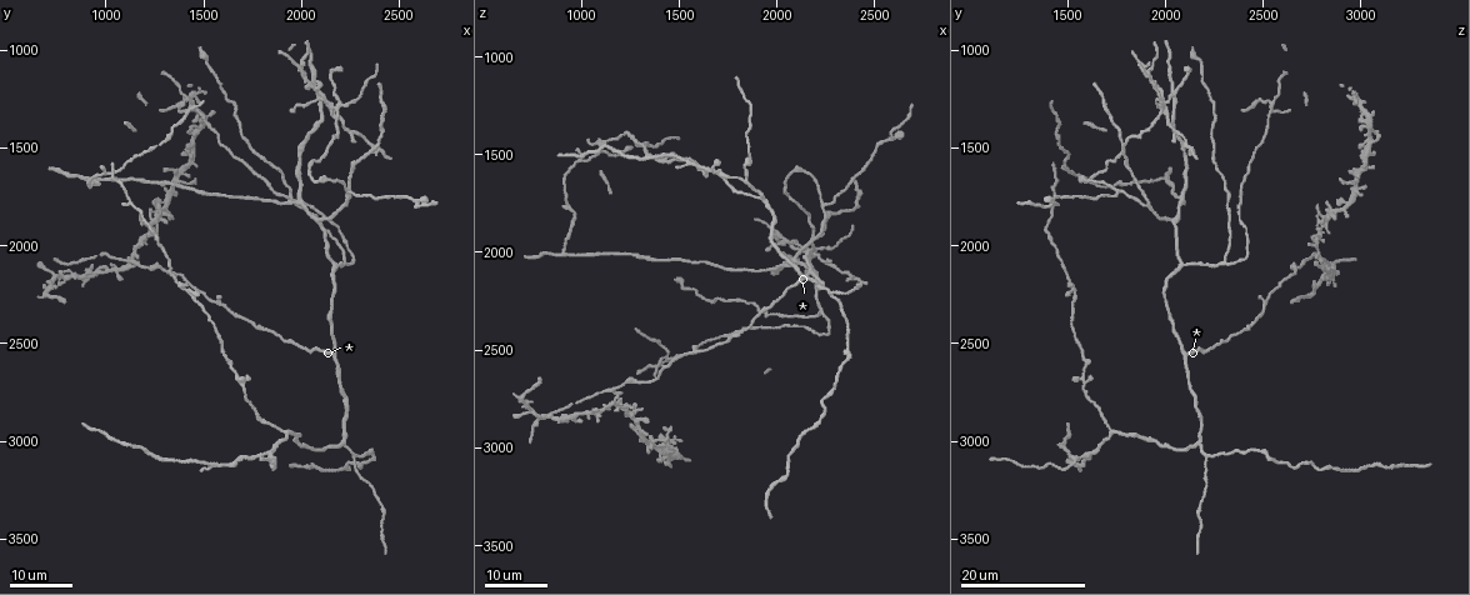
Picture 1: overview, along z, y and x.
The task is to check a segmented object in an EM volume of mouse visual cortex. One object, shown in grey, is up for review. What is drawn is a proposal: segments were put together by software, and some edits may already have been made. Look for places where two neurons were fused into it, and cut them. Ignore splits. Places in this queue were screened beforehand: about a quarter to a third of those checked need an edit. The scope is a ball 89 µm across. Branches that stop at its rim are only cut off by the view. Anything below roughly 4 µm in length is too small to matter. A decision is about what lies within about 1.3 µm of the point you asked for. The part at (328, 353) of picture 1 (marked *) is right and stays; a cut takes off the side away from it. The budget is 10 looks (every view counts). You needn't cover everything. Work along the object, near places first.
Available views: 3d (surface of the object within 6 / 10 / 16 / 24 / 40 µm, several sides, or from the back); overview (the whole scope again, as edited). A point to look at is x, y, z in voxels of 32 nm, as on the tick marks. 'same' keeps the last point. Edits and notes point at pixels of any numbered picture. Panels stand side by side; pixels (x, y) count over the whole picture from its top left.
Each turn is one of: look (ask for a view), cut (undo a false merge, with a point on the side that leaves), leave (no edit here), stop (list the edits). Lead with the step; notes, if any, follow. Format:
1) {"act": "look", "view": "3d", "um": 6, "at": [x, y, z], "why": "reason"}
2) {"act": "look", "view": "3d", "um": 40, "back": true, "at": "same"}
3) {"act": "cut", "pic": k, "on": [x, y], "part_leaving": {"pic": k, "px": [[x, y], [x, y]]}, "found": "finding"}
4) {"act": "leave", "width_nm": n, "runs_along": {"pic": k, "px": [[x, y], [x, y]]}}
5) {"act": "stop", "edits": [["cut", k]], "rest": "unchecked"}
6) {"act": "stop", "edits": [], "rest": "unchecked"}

{"act": "look", "view": "3d", "um": 24, "at": [2270, 3070, 2220], "why": "three-way junction"}

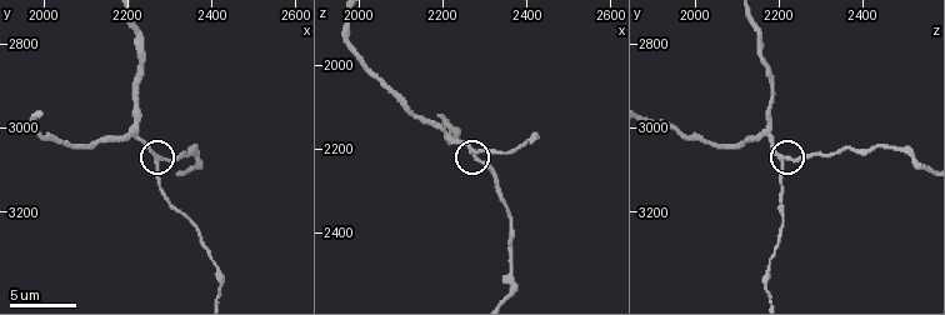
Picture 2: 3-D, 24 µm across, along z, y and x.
{"act": "look", "view": "3d", "um": 10, "at": [2275, 3080, 2210], "why": "closer look"}

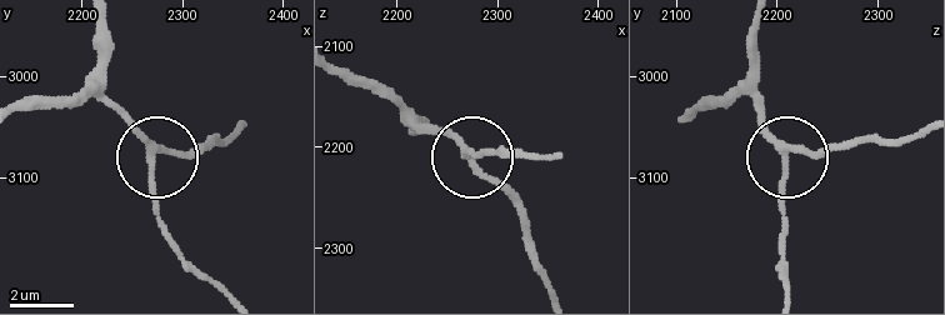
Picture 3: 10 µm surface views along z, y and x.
{"act": "look", "view": "3d", "um": 10, "back": true, "at": [2272, 3078, 2210], "why": "from behind"}

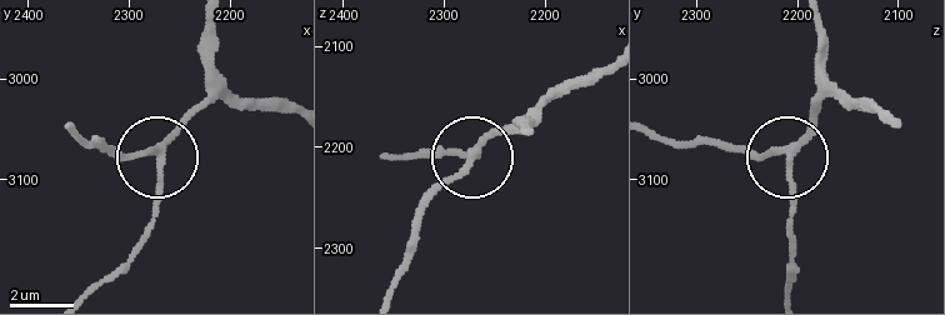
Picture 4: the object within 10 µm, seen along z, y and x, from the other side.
{"act": "leave", "runs_along": {"pic": 4, "px": [[818, 24], [818, 113], [785, 161], [793, 231]]}, "found": "continuous, no second neuron"}

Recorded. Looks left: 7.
{"act": "look", "view": "3d", "um": 24, "at": [2160, 2560, 2110], "why": "arms part here"}

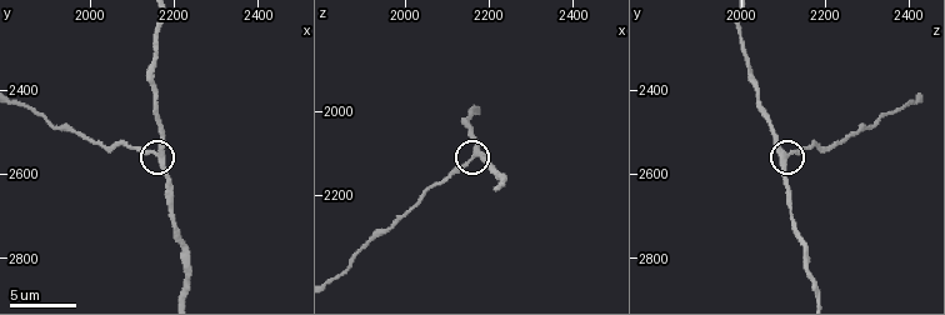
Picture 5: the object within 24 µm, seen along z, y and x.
{"act": "look", "view": "3d", "um": 6, "at": [2165, 2550, 2105], "why": "closer look"}

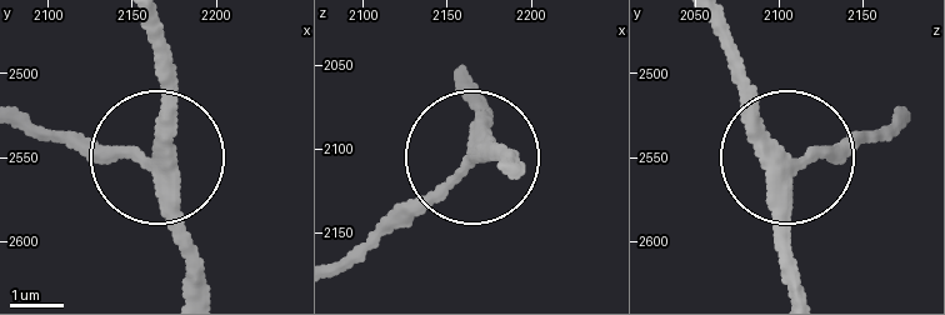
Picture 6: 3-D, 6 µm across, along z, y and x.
{"act": "leave", "arms": 3, "runs_along": {"pic": 6, "px": [[841, 150], [796, 164], [793, 294]]}, "found": "continuous, no second neuron"}

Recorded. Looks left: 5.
{"act": "look", "view": "3d", "um": 16, "at": [2240, 1720, 1760], "why": "side arm on a straight run"}

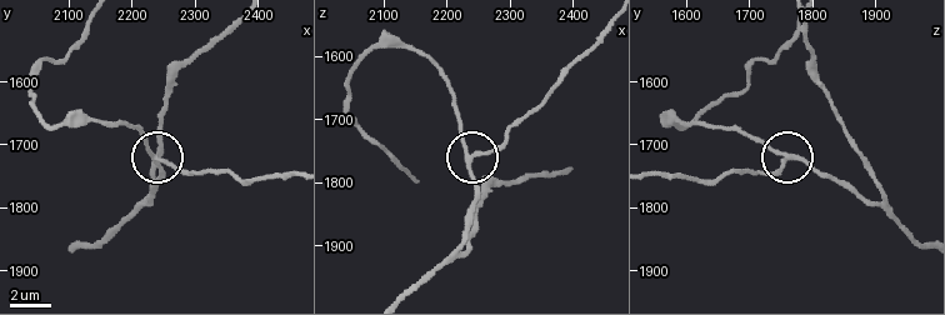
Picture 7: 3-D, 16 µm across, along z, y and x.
{"act": "look", "view": "3d", "um": 10, "at": [2230, 1720, 1760], "why": "closer look"}

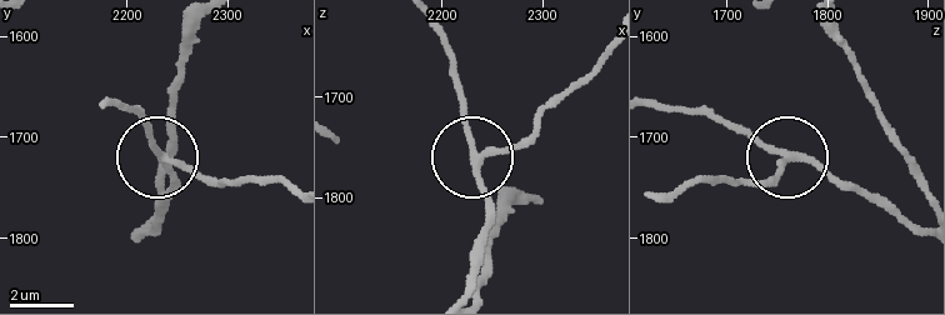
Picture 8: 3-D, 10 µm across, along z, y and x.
{"act": "leave", "side_arm_um": 25, "runs_along": {"pic": 8, "px": [[920, 226], [839, 189], [799, 159], [783, 159], [761, 180]]}, "found": "all the same neuron"}

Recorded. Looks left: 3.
{"act": "look", "view": "3d", "um": 24, "at": [2080, 1880, 2040], "why": "two arms in line, one across"}

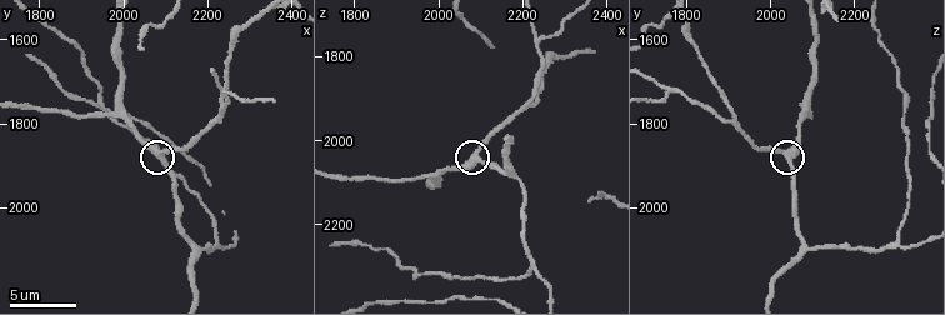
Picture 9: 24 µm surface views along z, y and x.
{"act": "look", "view": "3d", "um": 10, "at": [2090, 1865, 2030]}

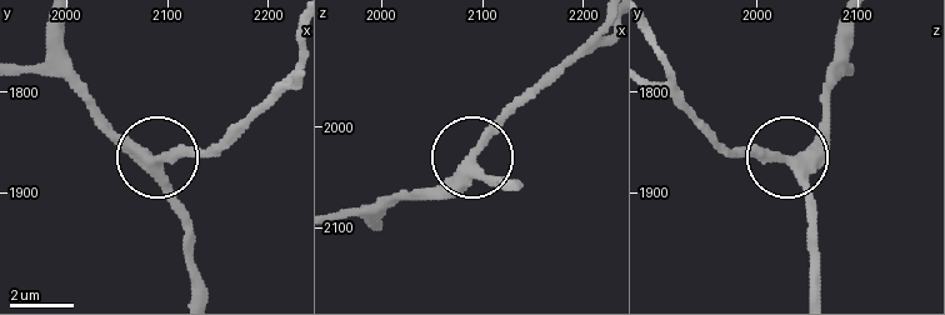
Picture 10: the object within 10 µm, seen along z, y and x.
{"act": "look", "view": "3d", "um": 10, "back": true, "at": [2088, 1868, 2032], "why": "from behind"}

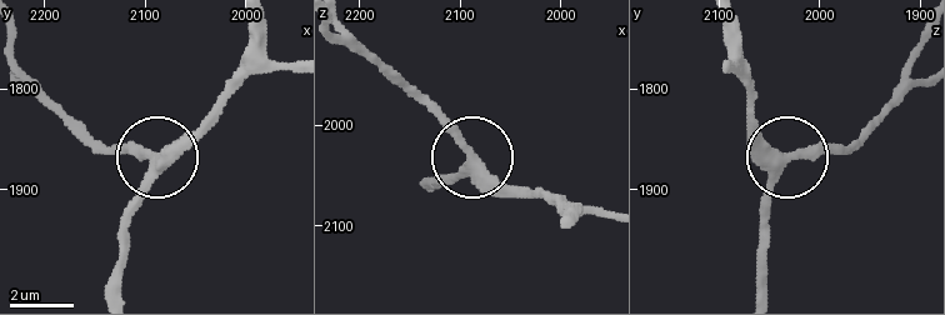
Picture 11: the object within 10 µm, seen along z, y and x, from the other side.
{"act": "leave", "arms": 3, "runs_along": {"pic": 11, "px": [[759, 293], [759, 211], [778, 163], [861, 146]]}, "found": "continuous, no second neuron"}

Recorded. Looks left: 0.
{"act": "stop", "edits": [], "rest": "unchecked"}

